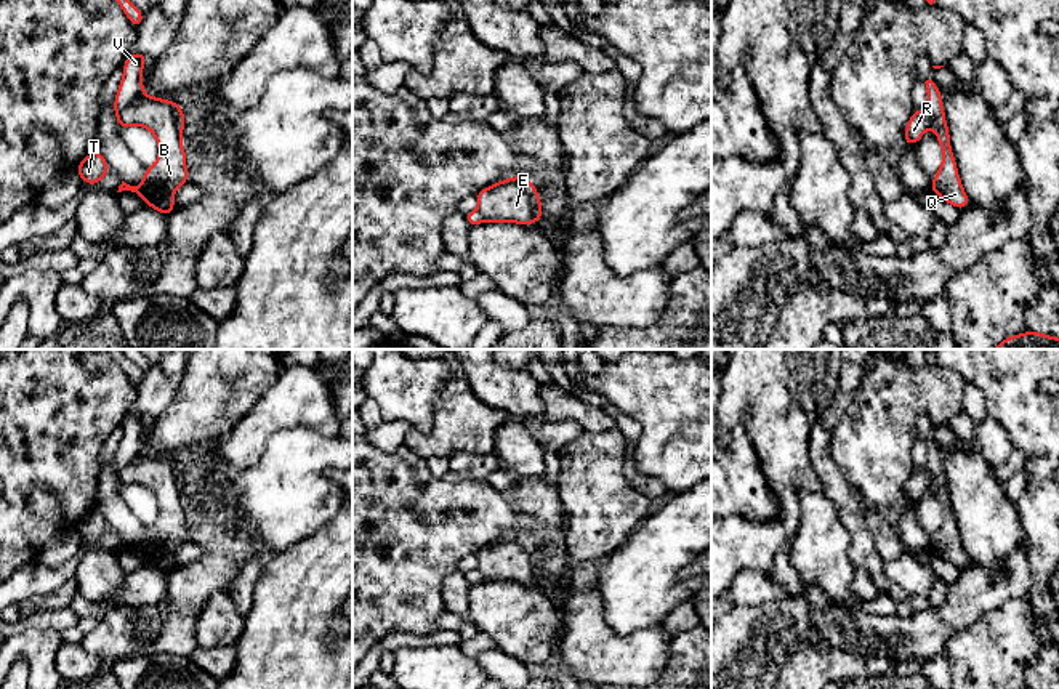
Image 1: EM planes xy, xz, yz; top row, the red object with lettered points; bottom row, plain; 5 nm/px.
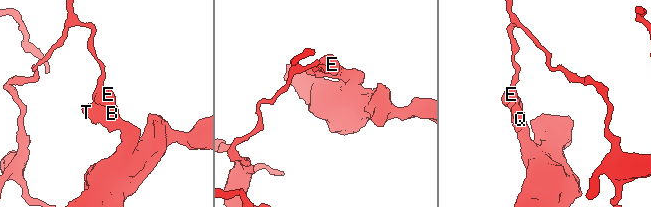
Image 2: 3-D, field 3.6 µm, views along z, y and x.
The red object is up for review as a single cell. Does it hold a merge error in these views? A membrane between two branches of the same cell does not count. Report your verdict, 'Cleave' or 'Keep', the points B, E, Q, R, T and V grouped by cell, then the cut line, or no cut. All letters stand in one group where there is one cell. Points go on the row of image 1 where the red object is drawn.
Cleave. Groups: B E Q R T / V. Split along xy (141, 93), (122, 111), (119, 125)

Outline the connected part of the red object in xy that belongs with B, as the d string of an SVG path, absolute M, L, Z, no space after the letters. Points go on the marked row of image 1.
M139 95L122 111L119 120L120 128L131 125L147 128L159 144L159 157L146 168L139 186L122 181L117 192L131 191L144 199L149 208L168 218L176 208L173 202L176 189L189 183L186 149L181 144L186 119L179 103Z

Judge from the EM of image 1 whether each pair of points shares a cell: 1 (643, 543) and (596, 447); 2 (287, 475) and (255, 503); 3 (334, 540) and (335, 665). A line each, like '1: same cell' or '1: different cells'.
1: different cells
2: same cell
3: same cell

